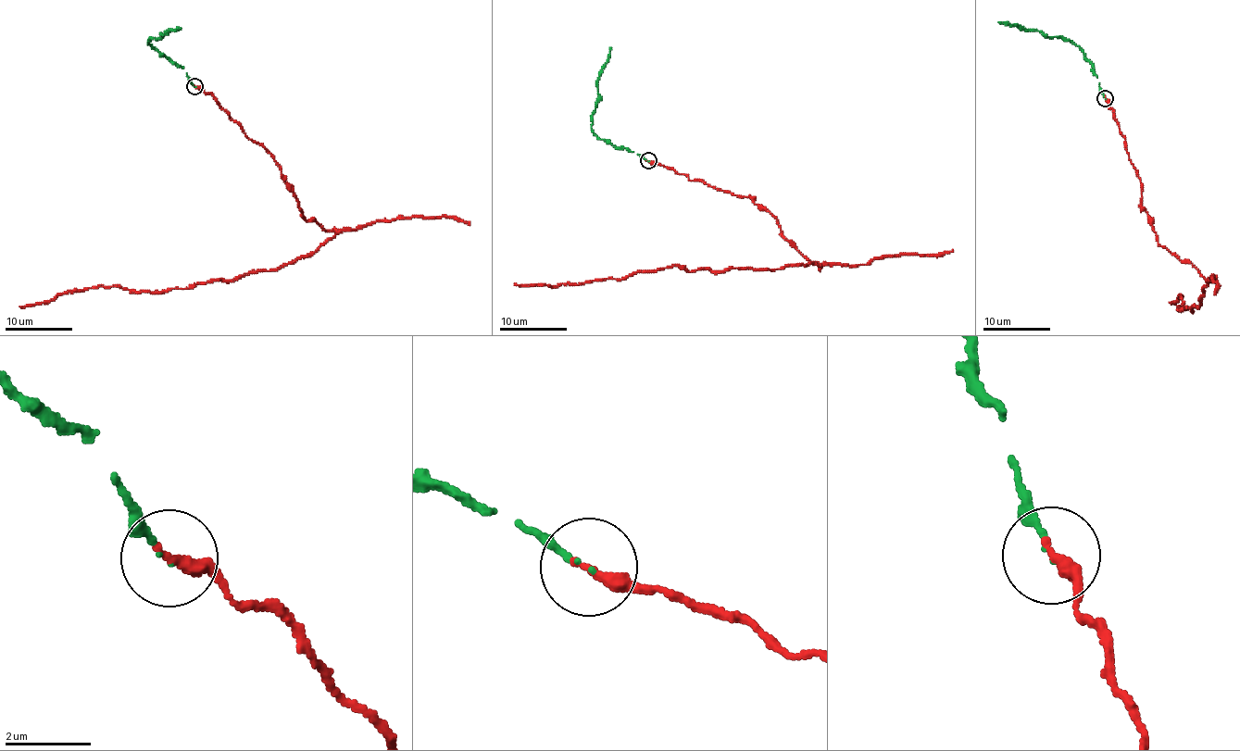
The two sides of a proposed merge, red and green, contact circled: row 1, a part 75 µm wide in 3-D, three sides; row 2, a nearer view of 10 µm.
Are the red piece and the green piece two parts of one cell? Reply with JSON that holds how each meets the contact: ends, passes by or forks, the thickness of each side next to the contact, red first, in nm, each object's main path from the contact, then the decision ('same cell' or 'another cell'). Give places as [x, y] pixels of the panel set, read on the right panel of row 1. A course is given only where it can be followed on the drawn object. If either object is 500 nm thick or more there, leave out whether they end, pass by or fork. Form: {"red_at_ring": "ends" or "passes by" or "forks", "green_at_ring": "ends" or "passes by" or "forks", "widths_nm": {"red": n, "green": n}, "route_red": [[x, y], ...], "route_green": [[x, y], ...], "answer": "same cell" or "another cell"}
{"red_at_ring": "ends", "green_at_ring": "ends", "widths_nm": {"red": 300, "green": 100}, "route_red": [[1105, 99], [1125, 137], [1158, 243], [1207, 282], [1199, 307], [1179, 310], [1182, 295], [1169, 302]], "route_green": [[1105, 99], [1087, 59], [1072, 42], [998, 22]], "answer": "same cell"}

